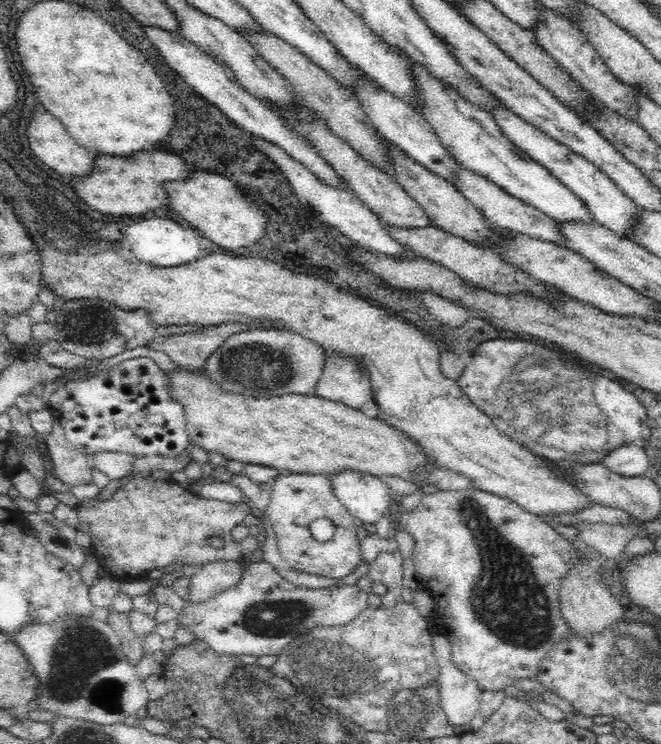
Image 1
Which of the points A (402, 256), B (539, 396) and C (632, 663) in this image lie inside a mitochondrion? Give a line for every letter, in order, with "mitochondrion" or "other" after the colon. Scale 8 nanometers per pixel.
A: other
B: mitochondrion
C: mitochondrion

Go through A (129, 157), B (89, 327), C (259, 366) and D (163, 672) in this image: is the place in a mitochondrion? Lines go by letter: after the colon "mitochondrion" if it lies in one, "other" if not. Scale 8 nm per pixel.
A: other
B: mitochondrion
C: mitochondrion
D: other

